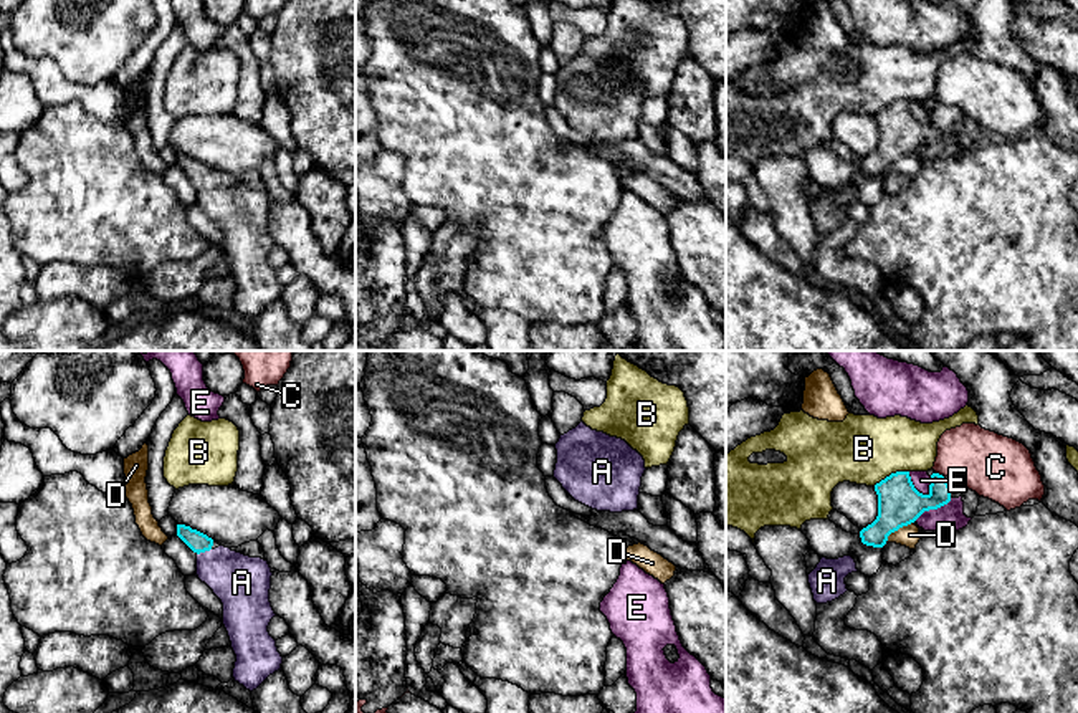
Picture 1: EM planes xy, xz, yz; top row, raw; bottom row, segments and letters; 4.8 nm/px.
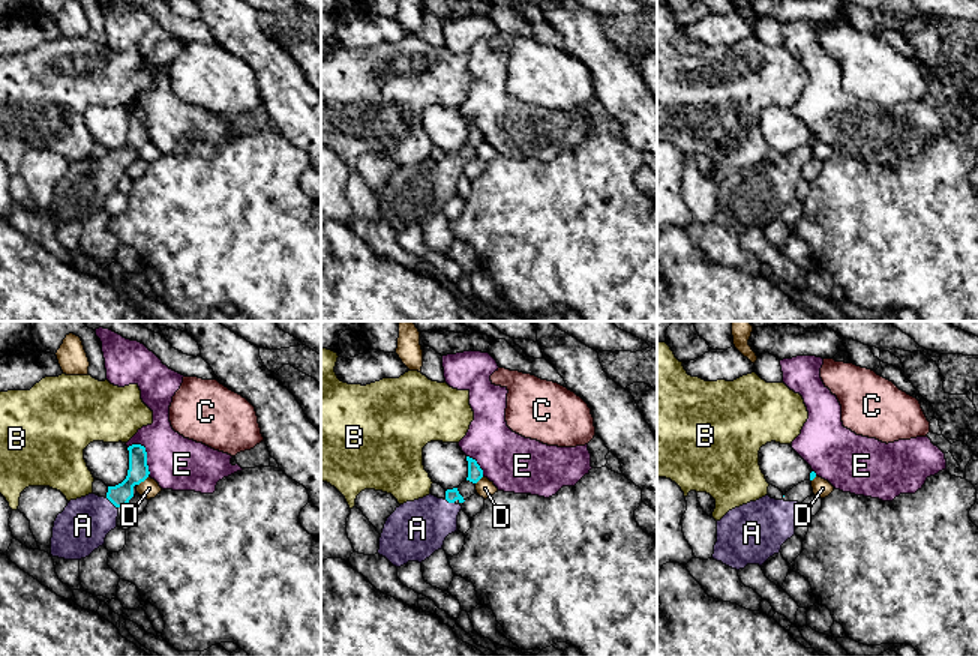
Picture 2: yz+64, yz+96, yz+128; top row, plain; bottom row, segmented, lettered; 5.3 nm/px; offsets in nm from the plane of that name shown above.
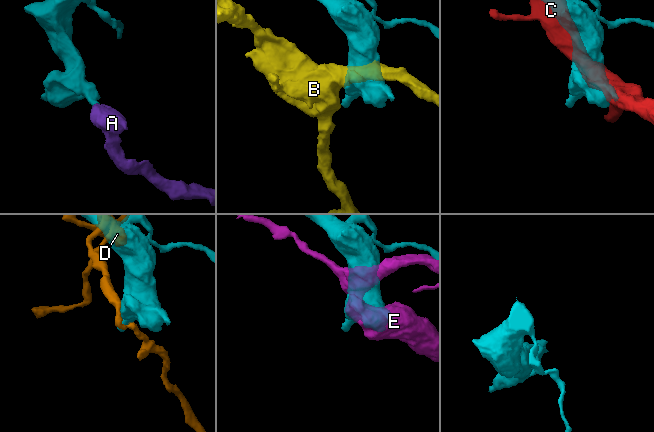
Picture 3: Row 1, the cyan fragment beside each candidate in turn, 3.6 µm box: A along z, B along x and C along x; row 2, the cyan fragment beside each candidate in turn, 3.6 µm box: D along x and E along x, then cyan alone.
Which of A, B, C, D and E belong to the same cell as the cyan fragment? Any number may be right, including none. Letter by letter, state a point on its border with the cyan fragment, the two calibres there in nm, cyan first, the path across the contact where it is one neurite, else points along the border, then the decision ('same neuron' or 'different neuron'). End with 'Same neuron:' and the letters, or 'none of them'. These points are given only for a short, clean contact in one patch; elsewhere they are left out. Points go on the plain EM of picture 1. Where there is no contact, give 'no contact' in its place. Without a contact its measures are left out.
A: contact xy (204, 181); calibres 100 and 260 nm; way xy (197, 171), (204, 181), (224, 200), (242, 212); same neuron
B: contact yz (891, 103); calibres 220 and 340 nm; different neuron
C: contact yz (938, 103); calibres 220 and 300 nm; different neuron
D: contact yz (898, 157); calibres 220 and 100 nm; different neuron
E: contact yz (913, 116); calibres 220 and 90 nm; different neuron
Same neuron: A

